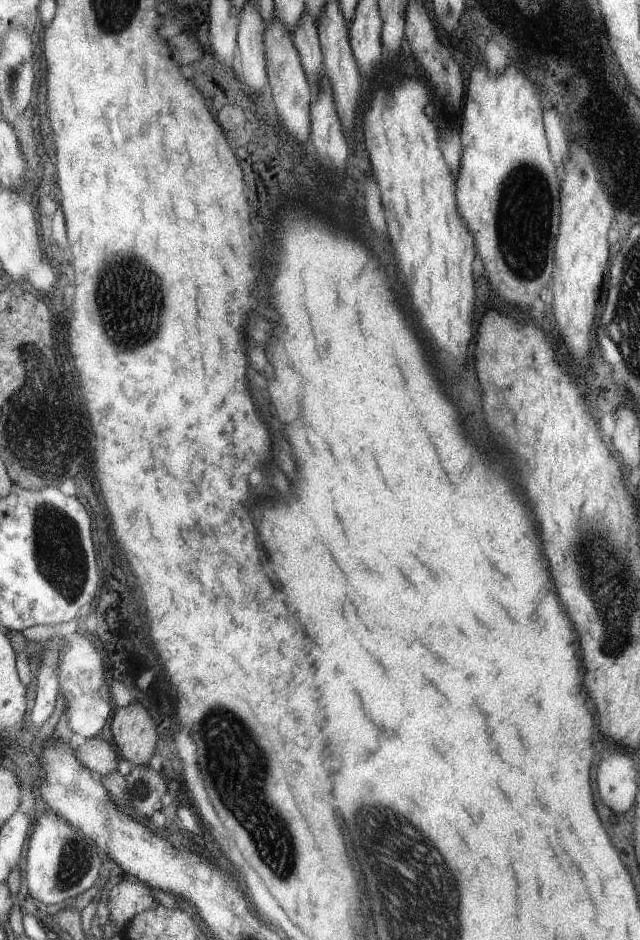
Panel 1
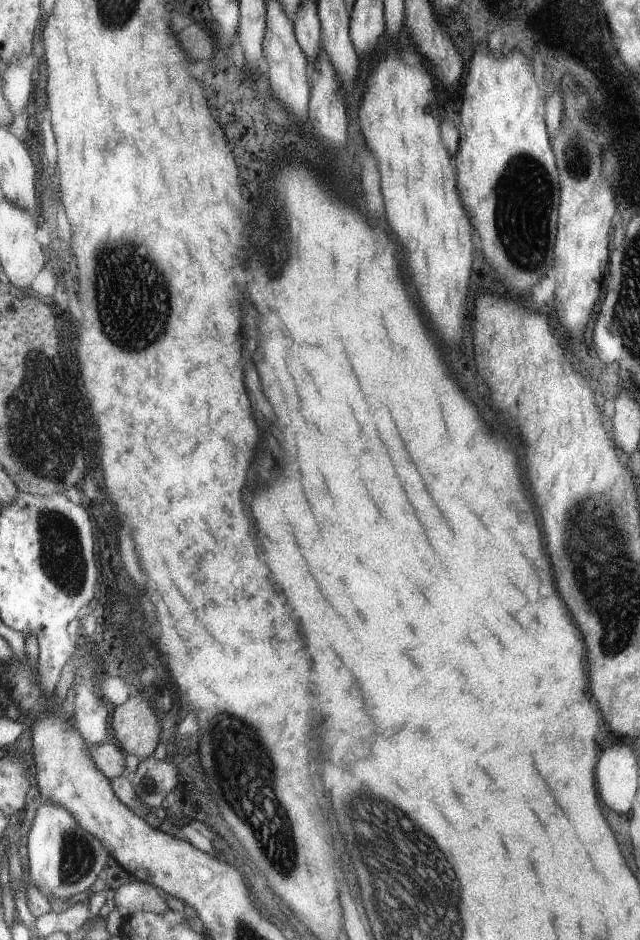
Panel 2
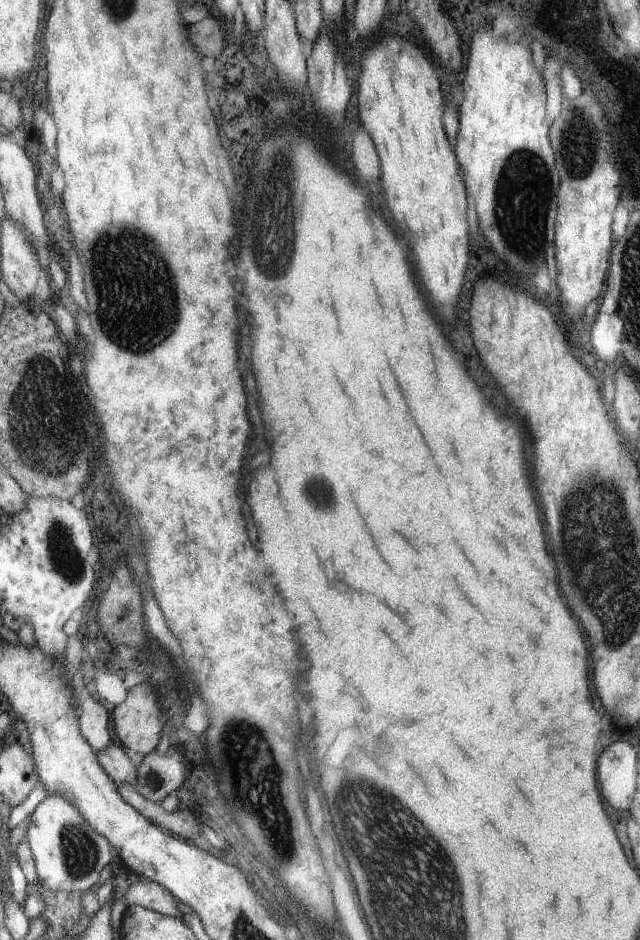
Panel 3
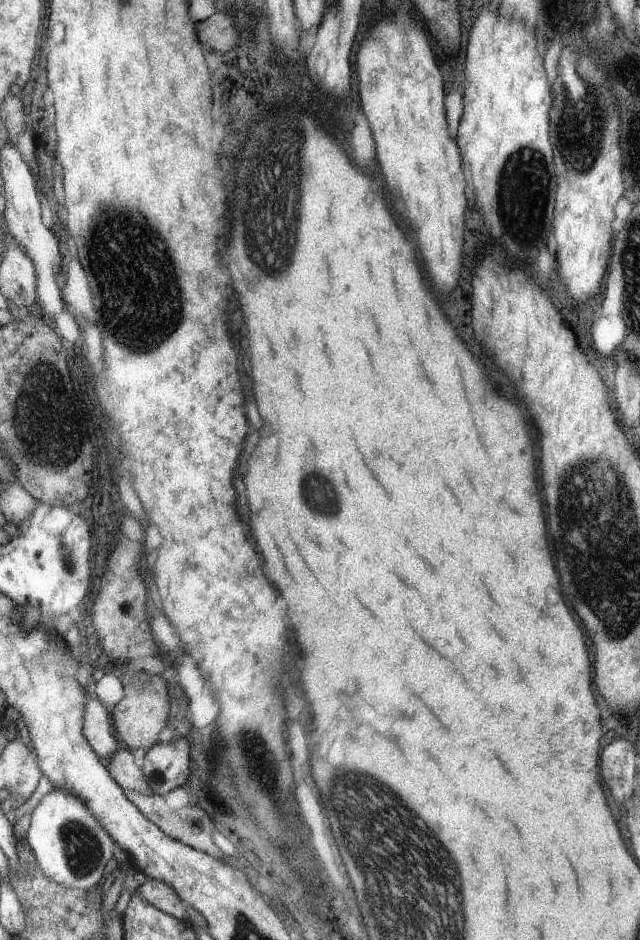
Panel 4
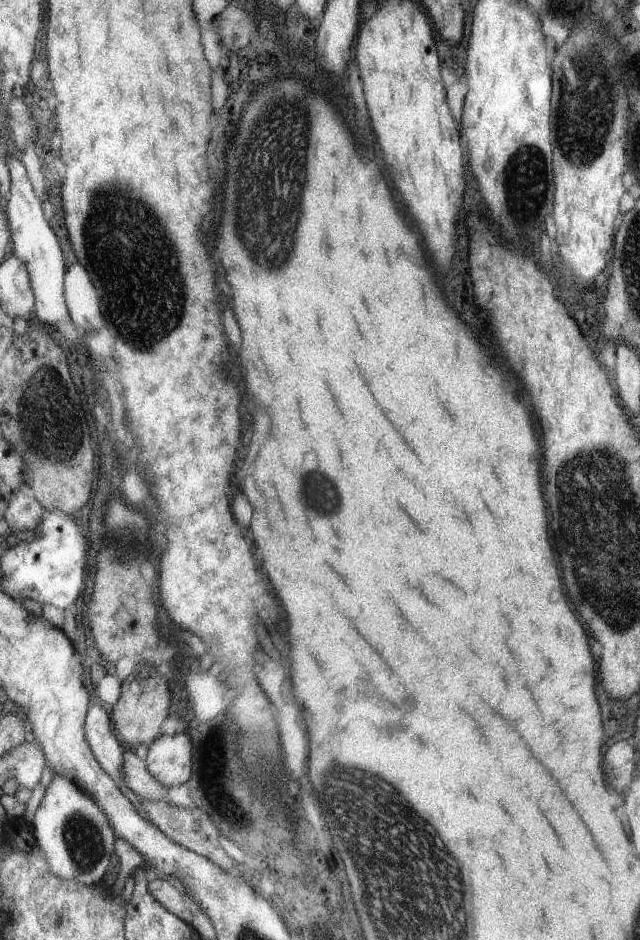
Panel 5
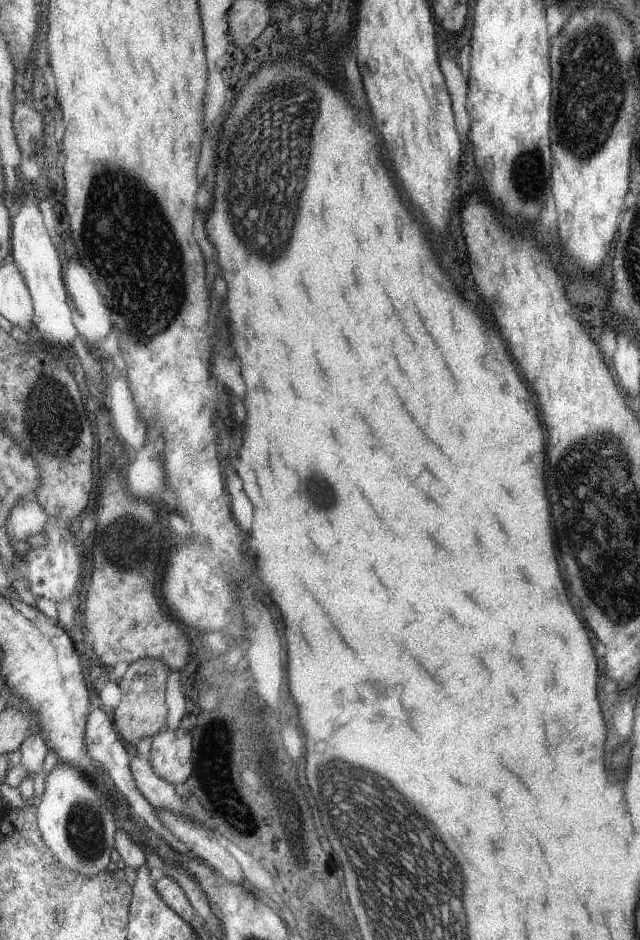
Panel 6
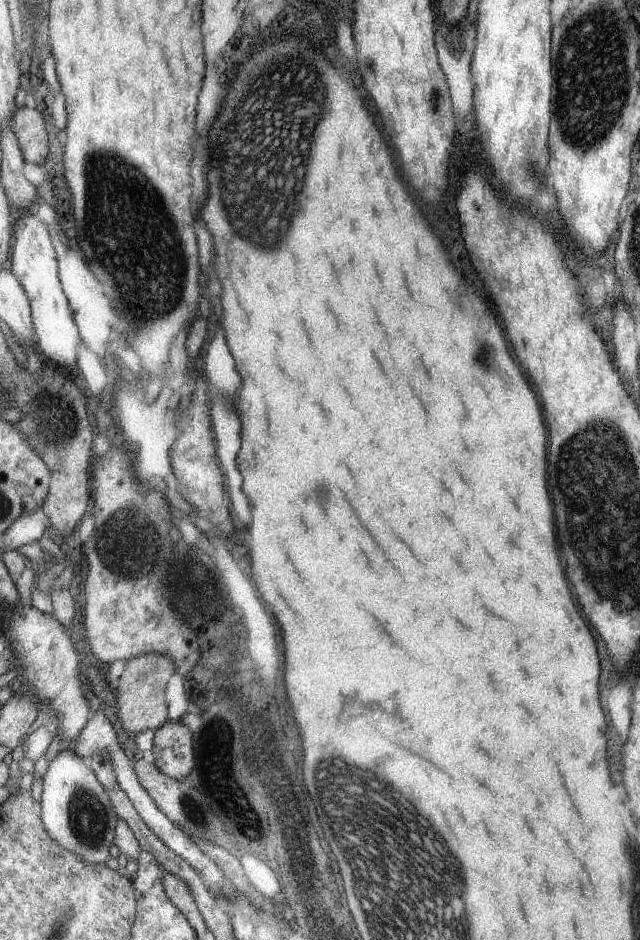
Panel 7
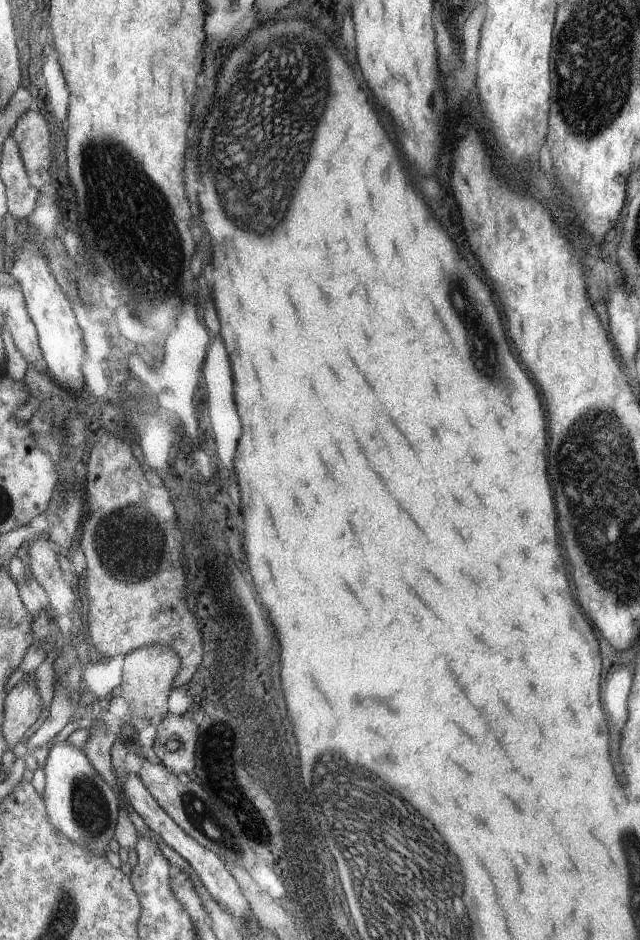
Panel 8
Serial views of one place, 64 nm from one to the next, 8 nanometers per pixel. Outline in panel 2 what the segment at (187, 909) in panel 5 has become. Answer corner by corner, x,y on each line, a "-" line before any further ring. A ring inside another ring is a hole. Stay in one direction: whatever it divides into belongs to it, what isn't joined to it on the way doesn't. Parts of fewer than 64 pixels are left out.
132,880
116,890
115,905
123,922
136,912
164,913
170,910
160,890
149,883
137,880

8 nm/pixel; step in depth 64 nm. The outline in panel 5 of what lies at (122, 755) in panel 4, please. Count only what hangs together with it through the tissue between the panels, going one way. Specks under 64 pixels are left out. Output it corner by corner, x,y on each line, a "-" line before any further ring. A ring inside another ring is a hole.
133,751
125,752
125,762
121,774
125,786
140,797
151,800
164,799
170,803
167,798
170,789
163,788
154,781
146,769
144,760
138,758

